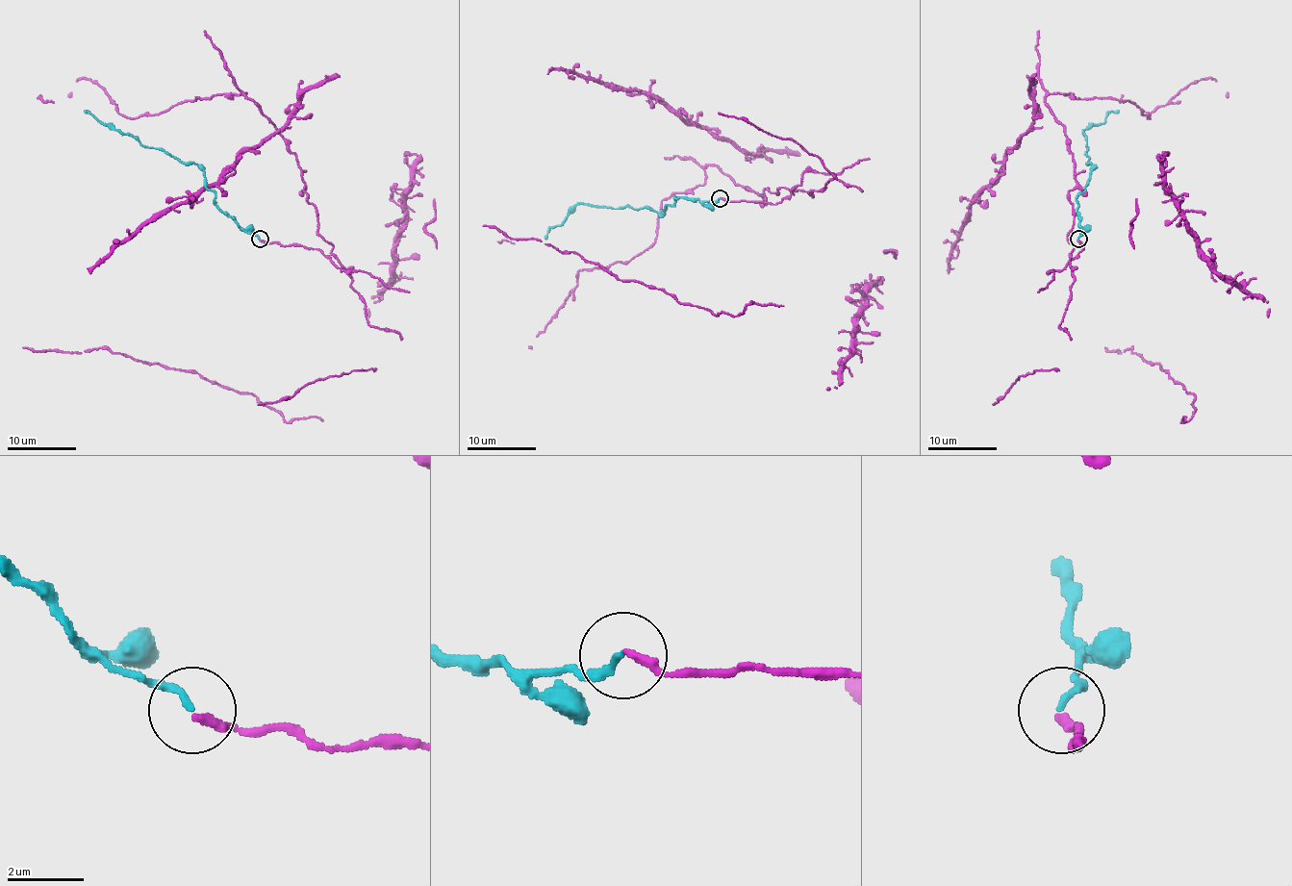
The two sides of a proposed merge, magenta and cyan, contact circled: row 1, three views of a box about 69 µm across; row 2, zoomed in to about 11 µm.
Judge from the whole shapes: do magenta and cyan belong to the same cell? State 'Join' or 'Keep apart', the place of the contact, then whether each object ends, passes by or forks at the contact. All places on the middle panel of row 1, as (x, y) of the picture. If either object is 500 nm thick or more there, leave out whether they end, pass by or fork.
Join. Place: (720, 198). At the ring magenta ends. At the ring cyan ends

